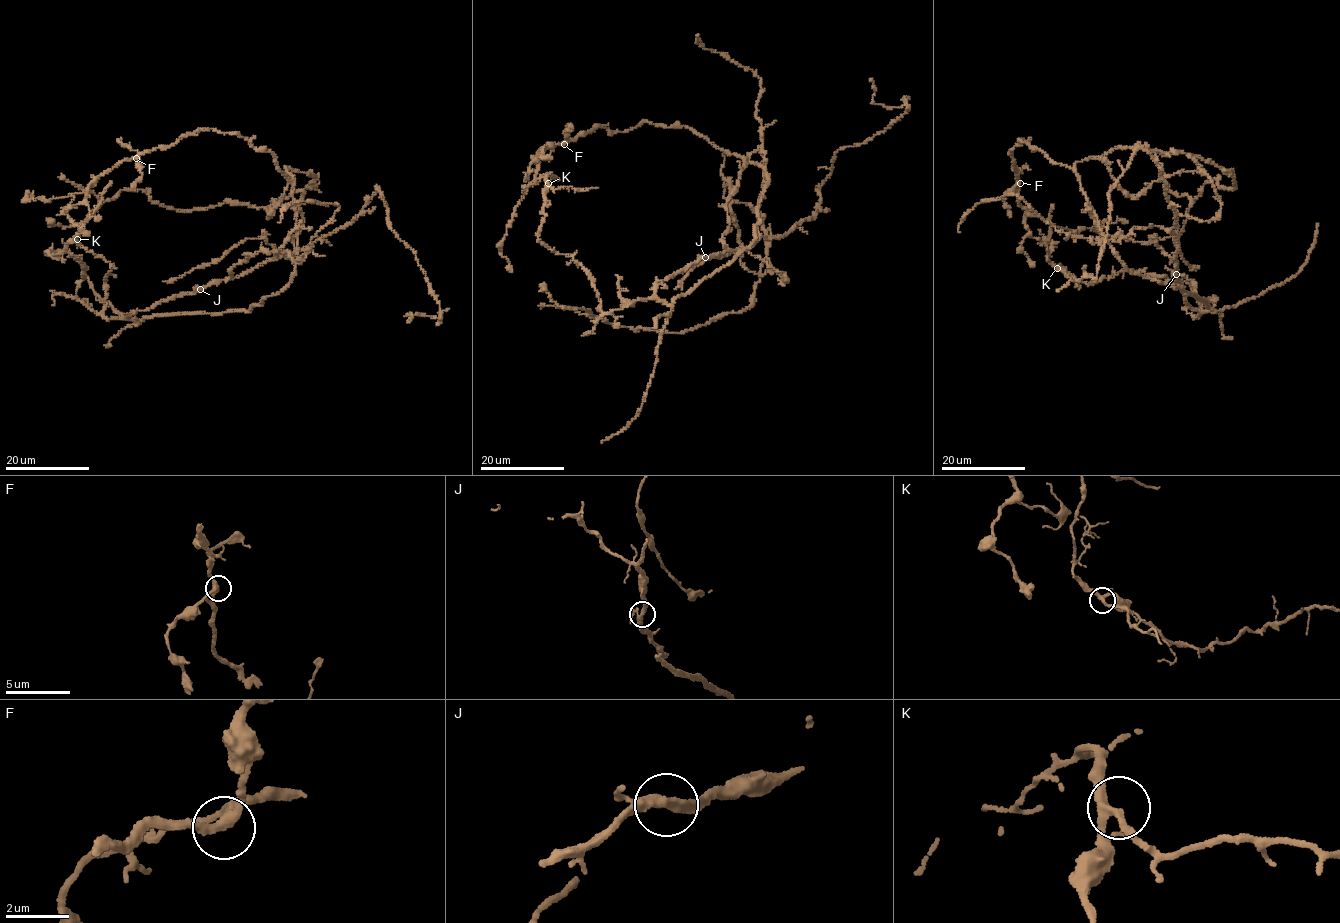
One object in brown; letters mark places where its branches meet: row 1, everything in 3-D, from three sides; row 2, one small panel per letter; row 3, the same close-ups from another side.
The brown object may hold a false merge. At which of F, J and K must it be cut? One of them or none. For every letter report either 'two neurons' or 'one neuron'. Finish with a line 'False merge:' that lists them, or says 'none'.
F: one neuron
J: one neuron
K: one neuron
False merge: none

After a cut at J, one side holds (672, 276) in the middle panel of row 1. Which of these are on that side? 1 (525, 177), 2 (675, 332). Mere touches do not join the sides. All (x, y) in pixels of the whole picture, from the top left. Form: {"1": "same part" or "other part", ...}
{"1": "other part", "2": "other part"}

